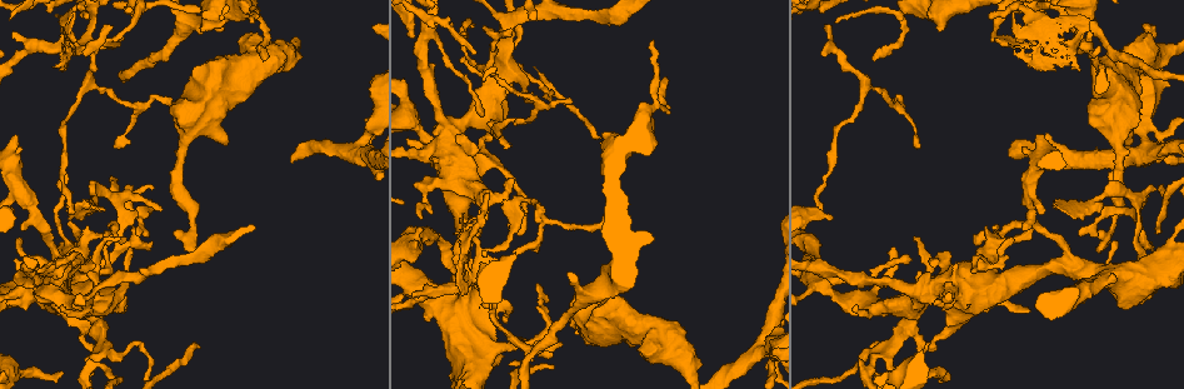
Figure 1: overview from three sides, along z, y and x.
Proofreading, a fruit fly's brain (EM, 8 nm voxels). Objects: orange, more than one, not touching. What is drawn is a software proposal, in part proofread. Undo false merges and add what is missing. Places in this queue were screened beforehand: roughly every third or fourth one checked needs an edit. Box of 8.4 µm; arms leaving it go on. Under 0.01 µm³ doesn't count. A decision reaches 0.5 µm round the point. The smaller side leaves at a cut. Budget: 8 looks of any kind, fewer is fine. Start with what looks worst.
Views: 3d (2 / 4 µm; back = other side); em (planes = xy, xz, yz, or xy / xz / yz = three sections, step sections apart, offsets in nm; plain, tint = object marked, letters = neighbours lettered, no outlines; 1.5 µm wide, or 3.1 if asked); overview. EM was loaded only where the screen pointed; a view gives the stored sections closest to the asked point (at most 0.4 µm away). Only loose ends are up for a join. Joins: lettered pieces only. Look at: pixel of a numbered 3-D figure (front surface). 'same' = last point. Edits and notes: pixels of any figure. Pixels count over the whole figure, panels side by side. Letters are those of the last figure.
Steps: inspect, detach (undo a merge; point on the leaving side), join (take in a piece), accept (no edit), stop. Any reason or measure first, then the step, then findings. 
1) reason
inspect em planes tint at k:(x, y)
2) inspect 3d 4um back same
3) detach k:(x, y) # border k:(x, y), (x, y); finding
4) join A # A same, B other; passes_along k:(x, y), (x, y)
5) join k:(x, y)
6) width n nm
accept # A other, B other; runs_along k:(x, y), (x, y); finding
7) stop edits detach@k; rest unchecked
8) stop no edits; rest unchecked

an open end
inspect 3d 2um at 1:(1098, 253)

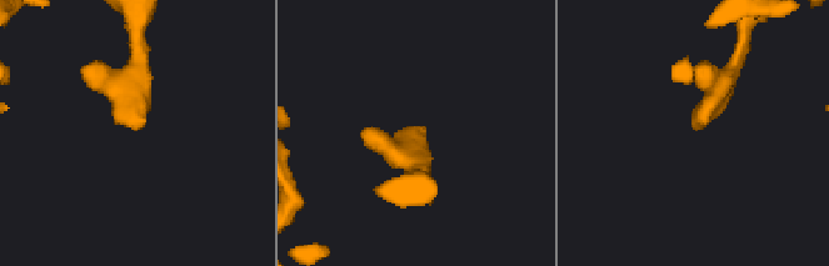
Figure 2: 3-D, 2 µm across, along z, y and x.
shape alone is not enough
inspect em planes plain at 2:(138, 126)

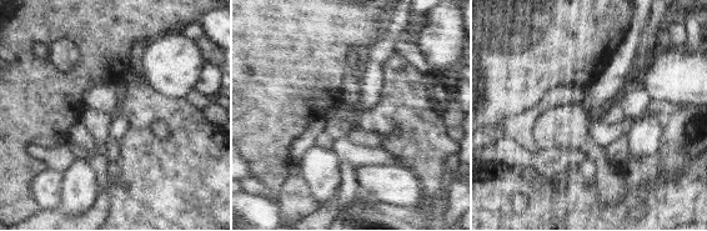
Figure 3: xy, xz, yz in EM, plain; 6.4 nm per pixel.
inspect em planes letters same

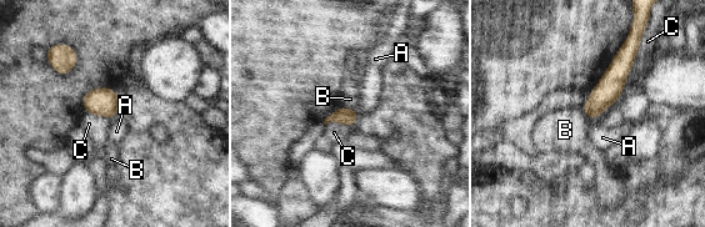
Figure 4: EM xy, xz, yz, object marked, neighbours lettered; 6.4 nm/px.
accept # A other, B other, C other; runs_along 4:(631, 51), (591, 115); none of them fits

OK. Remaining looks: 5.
end of a long branch
inspect em planes tint at 1:(827, 218)

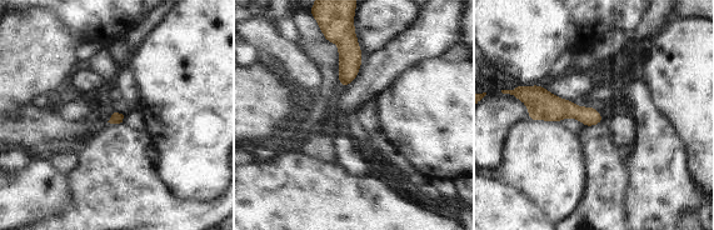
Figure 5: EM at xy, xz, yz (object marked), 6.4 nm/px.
what lies round it
inspect em planes letters same

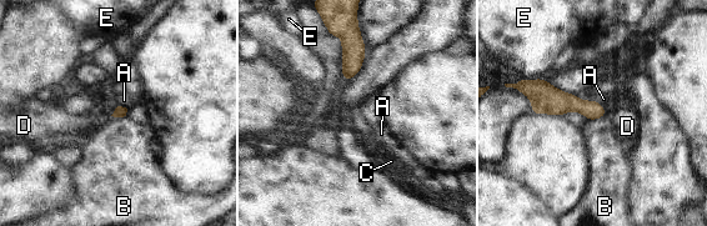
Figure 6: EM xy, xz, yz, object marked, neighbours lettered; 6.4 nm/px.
accept # A other, B other, C other, D other, E other; no lettered piece goes on from it

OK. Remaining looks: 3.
an open end
inspect 3d 2um at 1:(512, 29)

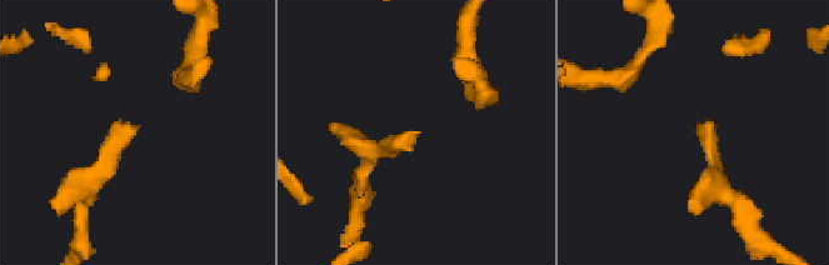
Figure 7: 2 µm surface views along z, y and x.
now the EM
inspect em xy step 4 letters at 7:(701, 131)

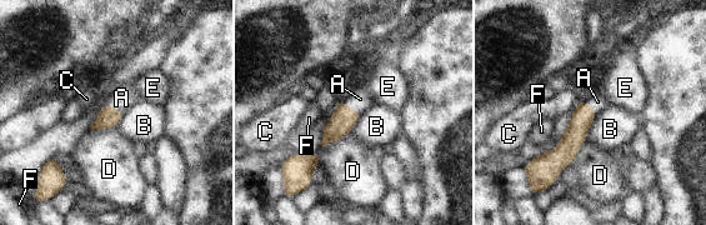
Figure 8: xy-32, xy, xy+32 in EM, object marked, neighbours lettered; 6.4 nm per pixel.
longest_contact D 220 nm
join 8:(121, 98) # A same, B other, C other, D other, E other, F other; it goes on there

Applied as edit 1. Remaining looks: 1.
stop edits join@8; rest unchecked

